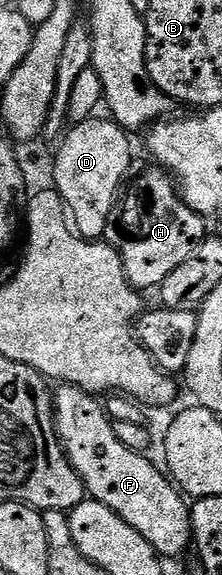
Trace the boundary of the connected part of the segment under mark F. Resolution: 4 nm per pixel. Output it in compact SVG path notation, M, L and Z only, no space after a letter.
M62 385L61 388L53 394L54 399L54 428L58 431L58 439L62 443L62 448L66 450L66 458L72 463L72 467L77 473L82 476L82 482L86 485L87 494L93 500L104 503L104 507L108 507L112 511L116 511L116 515L120 515L120 519L124 519L124 523L128 523L128 527L132 527L132 531L140 531L140 535L144 535L144 539L148 539L148 543L158 552L159 557L169 559L169 557L178 557L187 548L192 545L192 530L190 527L190 509L185 496L176 488L173 480L161 468L157 469L152 462L149 461L149 456L132 451L128 447L124 447L124 443L120 443L120 439L116 439L116 431L114 430L114 422L110 420L103 402L99 400L95 394L85 393L80 387L75 385Z

